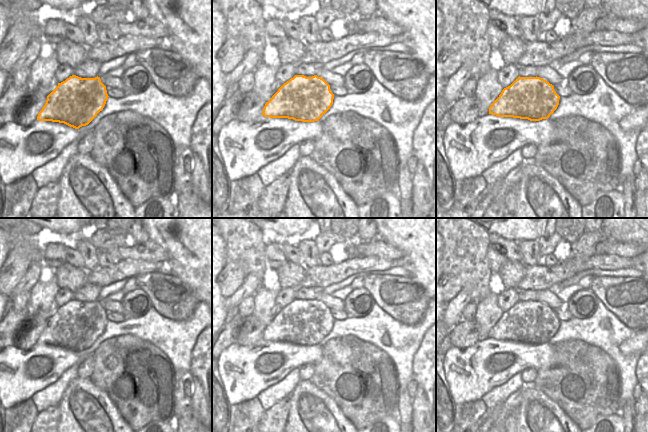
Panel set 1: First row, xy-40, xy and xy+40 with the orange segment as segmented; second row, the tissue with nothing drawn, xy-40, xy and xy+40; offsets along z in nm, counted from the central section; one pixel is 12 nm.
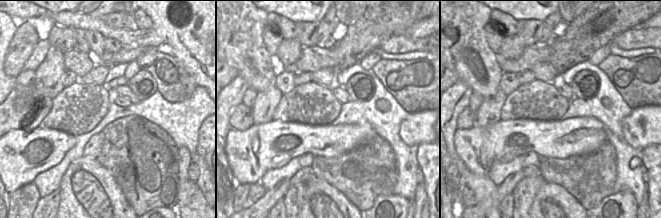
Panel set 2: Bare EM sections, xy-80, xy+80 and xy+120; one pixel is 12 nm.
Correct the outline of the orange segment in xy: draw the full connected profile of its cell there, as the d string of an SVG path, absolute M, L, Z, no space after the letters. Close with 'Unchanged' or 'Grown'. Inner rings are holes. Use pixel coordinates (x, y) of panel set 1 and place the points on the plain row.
M295 299L266 326L262 339L295 345L319 345L333 328L330 309L321 301Z. Unchanged.

